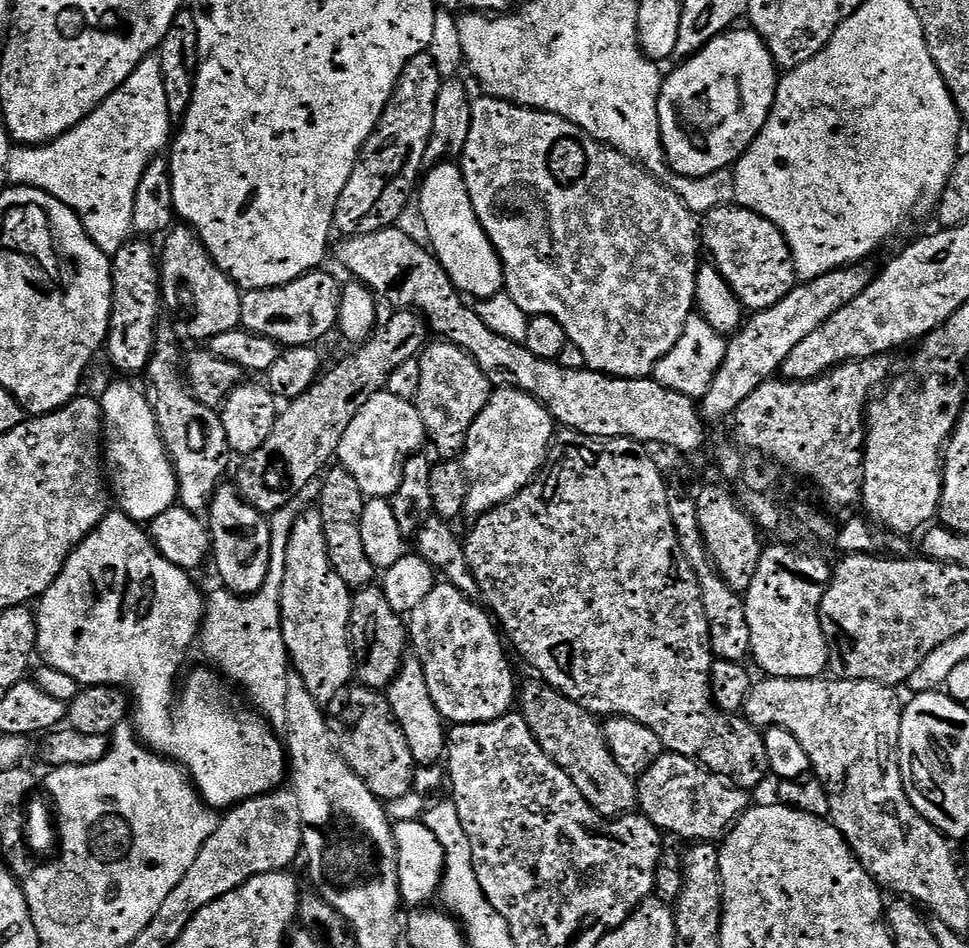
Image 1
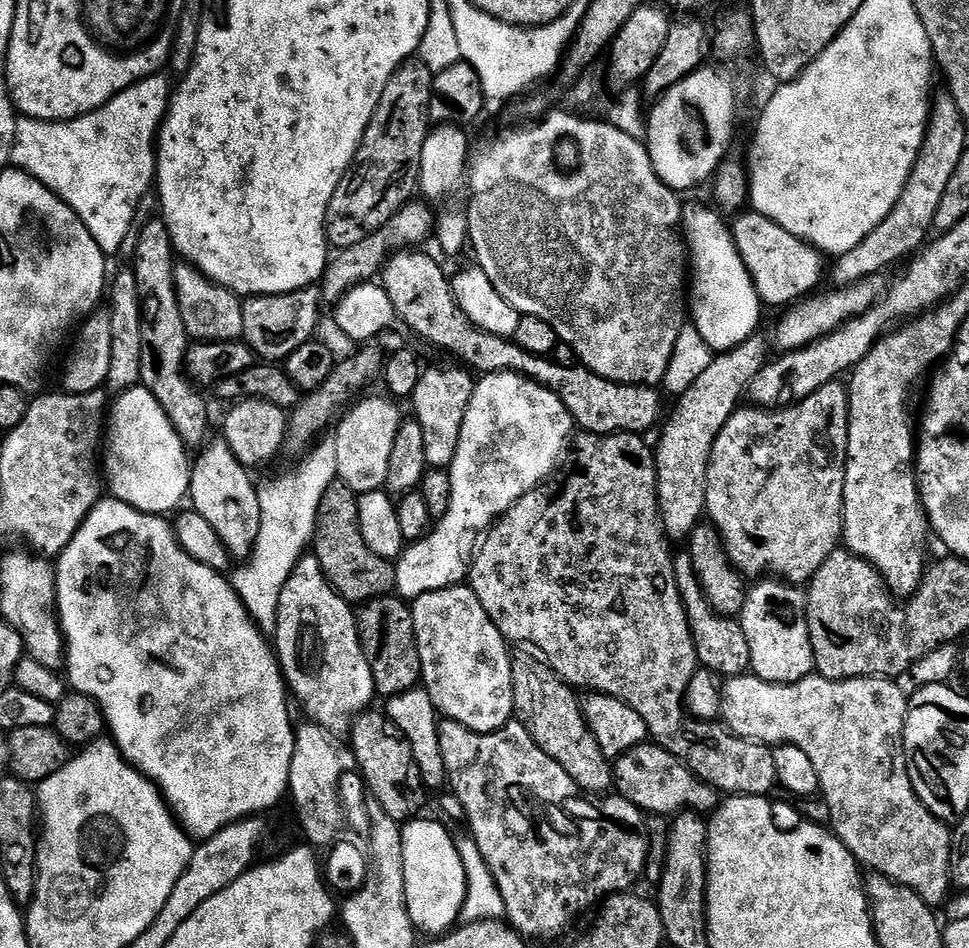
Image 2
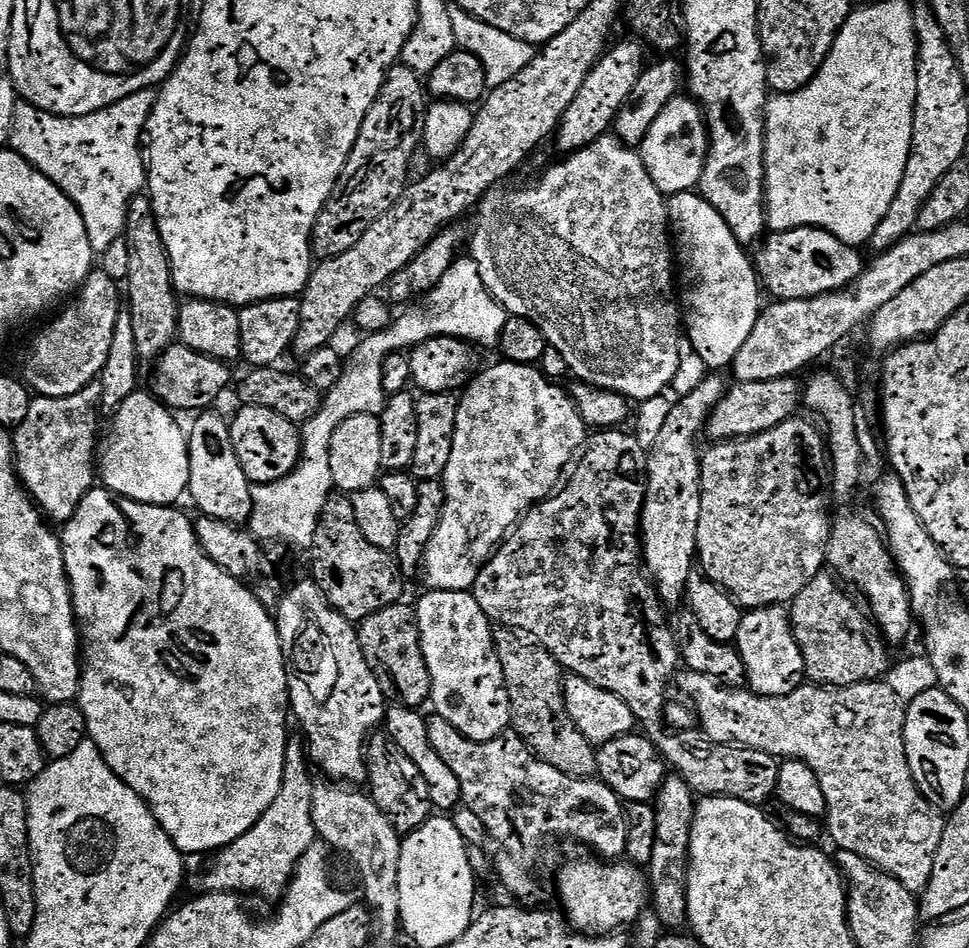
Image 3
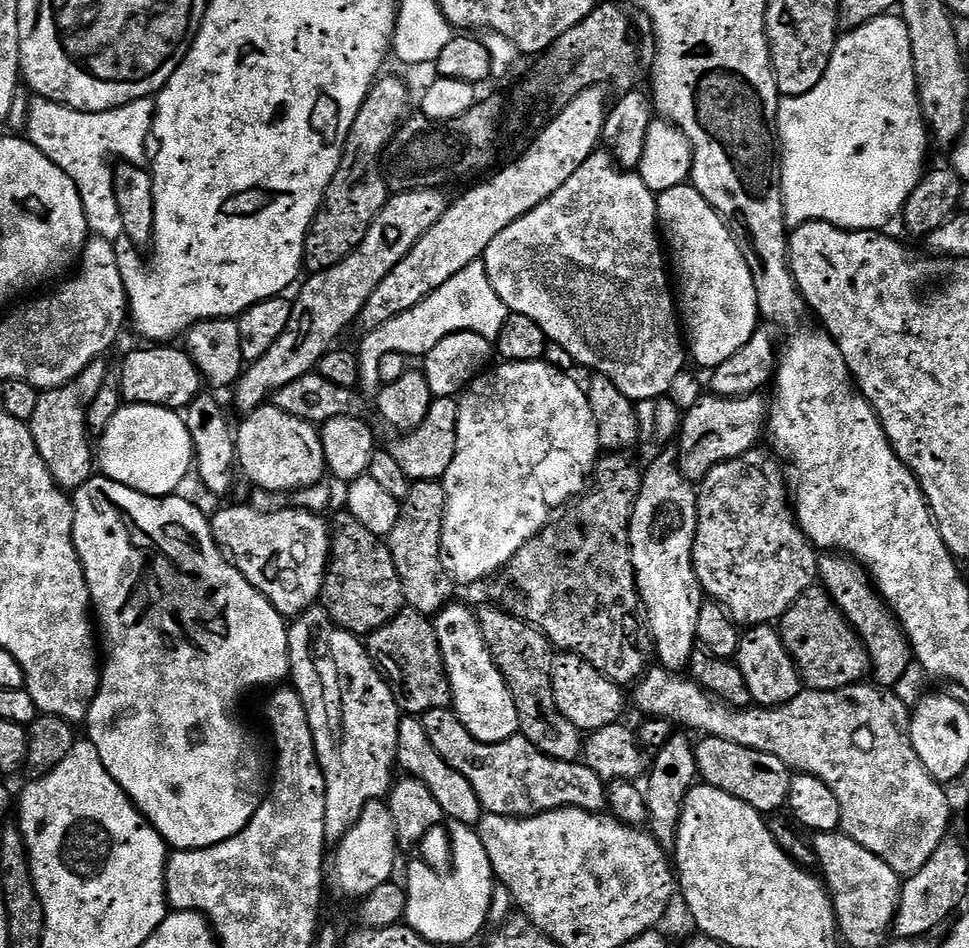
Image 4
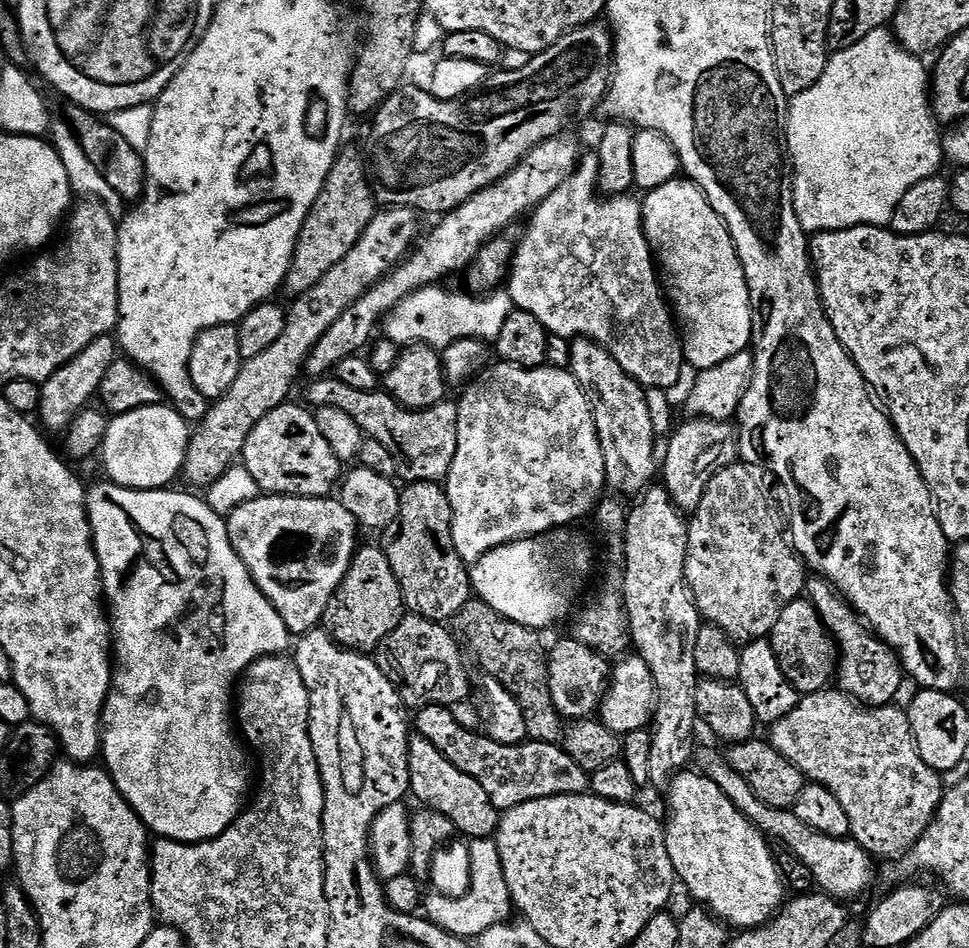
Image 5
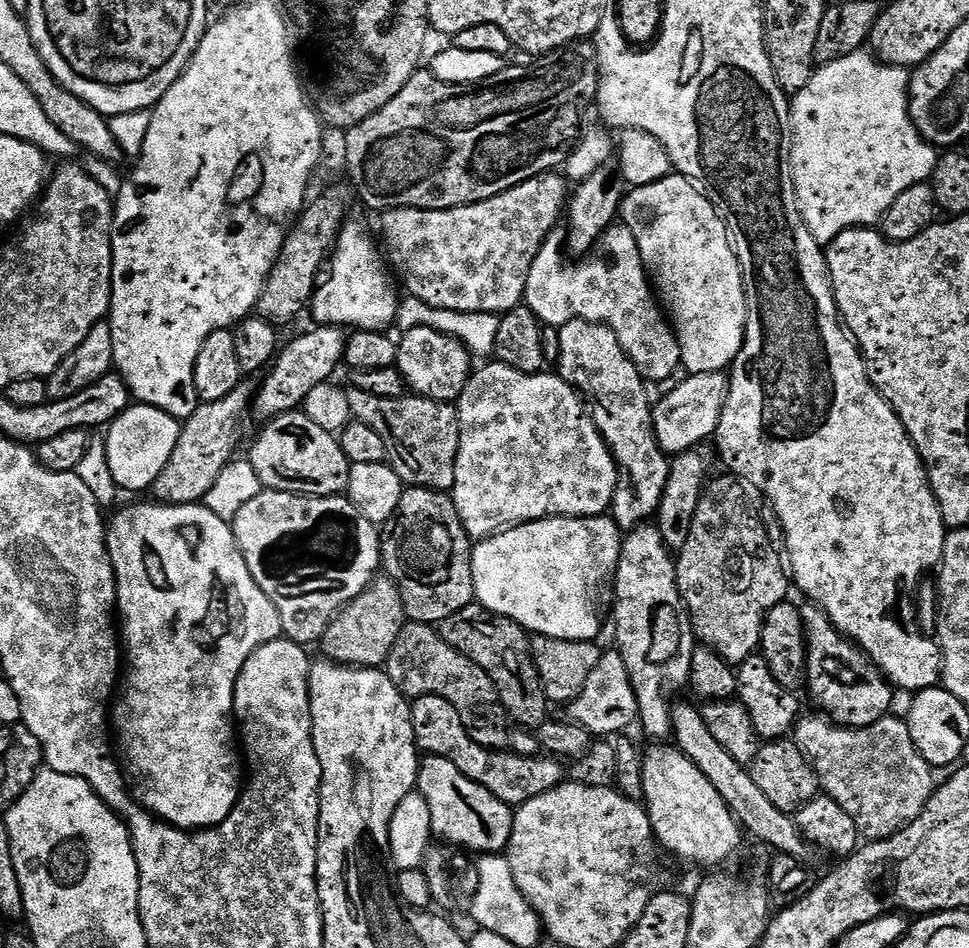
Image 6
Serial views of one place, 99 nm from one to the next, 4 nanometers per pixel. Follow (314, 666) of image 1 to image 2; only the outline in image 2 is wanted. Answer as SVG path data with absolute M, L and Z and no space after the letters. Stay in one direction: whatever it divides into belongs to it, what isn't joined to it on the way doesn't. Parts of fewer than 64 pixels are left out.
M316 555L301 556L276 603L274 651L291 695L300 699L301 706L308 711L307 719L321 728L347 729L350 721L371 705L368 703L372 696L377 695L376 683L356 632L356 617L353 605L332 589Z

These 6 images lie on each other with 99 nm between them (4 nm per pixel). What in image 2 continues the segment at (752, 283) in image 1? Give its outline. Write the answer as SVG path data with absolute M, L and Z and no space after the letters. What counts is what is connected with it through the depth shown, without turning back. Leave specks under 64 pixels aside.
M751 210L745 211L743 214L730 224L730 235L736 244L738 254L742 258L742 262L746 266L746 270L754 286L756 293L760 296L761 305L772 308L783 309L785 306L791 305L793 302L799 301L801 298L807 297L813 293L820 284L820 279L825 279L826 264L822 259L821 253L817 252L811 244L805 244L804 241L797 236L790 235L786 230L782 230L782 226L778 226L770 218L766 218L762 214Z

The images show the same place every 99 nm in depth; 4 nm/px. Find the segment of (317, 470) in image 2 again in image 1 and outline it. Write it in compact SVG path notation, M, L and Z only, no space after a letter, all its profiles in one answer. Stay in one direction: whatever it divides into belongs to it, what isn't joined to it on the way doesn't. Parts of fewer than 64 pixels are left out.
M292 506L271 513L272 552L269 554L268 573L259 590L252 596L238 596L221 591L221 596L208 596L204 618L200 626L198 649L225 677L244 687L252 699L251 707L269 721L273 729L283 729L286 722L286 690L290 675L290 661L280 632L280 599L282 582L286 578L286 550L298 512Z

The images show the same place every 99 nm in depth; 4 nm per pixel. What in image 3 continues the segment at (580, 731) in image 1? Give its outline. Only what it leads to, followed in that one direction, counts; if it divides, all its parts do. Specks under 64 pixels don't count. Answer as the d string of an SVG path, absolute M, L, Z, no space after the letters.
M503 626L494 632L496 653L502 662L504 684L512 707L512 723L515 735L541 760L562 770L562 774L577 778L596 776L597 749L574 726L564 701L565 673L560 663L549 654L543 644L537 644L531 636Z

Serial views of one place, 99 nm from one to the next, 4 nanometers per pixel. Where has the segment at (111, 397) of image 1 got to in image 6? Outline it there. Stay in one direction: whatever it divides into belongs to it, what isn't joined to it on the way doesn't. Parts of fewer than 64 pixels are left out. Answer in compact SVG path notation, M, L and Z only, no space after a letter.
M141 404L129 405L119 418L113 420L104 441L107 446L107 462L110 463L110 472L117 487L134 492L151 489L177 446L181 427L181 423L172 415Z

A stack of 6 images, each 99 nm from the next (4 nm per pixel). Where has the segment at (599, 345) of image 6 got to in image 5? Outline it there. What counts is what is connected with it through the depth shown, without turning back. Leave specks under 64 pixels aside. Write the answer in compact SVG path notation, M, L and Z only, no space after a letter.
M583 338L573 339L571 344L567 349L568 368L592 403L592 413L606 462L604 478L607 487L611 491L613 488L617 497L639 498L653 487L655 480L652 479L658 476L658 437L650 422L645 389L634 378L630 378L630 374L626 374L618 362L614 362L612 355L601 344Z

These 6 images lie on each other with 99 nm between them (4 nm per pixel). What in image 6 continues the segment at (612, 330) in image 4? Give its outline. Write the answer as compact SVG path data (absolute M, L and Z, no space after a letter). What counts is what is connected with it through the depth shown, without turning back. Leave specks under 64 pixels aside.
M613 226L602 237L602 249L608 257L605 260L592 260L584 258L579 262L572 262L569 268L564 268L564 256L566 257L566 244L559 235L549 236L547 242L540 247L534 260L534 266L530 268L530 274L526 280L523 303L537 316L541 325L556 324L563 326L571 320L589 320L595 324L604 324L622 342L622 350L638 366L640 375L645 380L665 382L670 374L681 365L680 344L676 340L675 331L666 319L654 289L650 283L648 272L644 269L642 254L638 250L638 242L634 242L634 234L626 226Z

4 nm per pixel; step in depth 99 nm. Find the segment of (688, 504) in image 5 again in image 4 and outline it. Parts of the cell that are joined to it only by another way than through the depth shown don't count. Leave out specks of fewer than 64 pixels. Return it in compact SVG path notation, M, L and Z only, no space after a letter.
M704 394L700 397L692 409L685 411L684 425L680 428L680 448L678 447L678 463L680 473L687 480L693 482L702 482L710 474L710 470L714 470L714 466L718 466L722 462L730 462L734 458L744 456L747 452L753 451L757 447L756 444L766 432L768 423L768 413L770 404L767 399L763 400L763 395L754 396L717 396L715 394Z

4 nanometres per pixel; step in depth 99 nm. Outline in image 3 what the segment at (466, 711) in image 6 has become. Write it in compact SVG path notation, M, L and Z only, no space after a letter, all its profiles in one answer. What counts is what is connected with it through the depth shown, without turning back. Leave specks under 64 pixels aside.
M407 603L391 604L386 606L386 610L378 610L378 614L370 614L370 618L359 621L358 635L362 654L368 659L368 665L372 667L373 672L383 676L383 679L392 683L392 688L396 691L397 705L405 708L423 709L423 704L427 705L431 697L431 676L427 669L426 658L423 656L422 642L420 641L419 630L414 619L414 612L411 607L407 608Z

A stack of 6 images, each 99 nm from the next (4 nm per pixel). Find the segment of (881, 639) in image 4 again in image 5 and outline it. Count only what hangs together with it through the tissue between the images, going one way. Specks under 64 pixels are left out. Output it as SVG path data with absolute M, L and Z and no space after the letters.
M813 575L804 585L803 595L818 610L818 618L838 645L838 688L845 696L870 708L883 708L893 703L898 686L906 673L900 657L879 636L873 634L852 605L823 576Z

